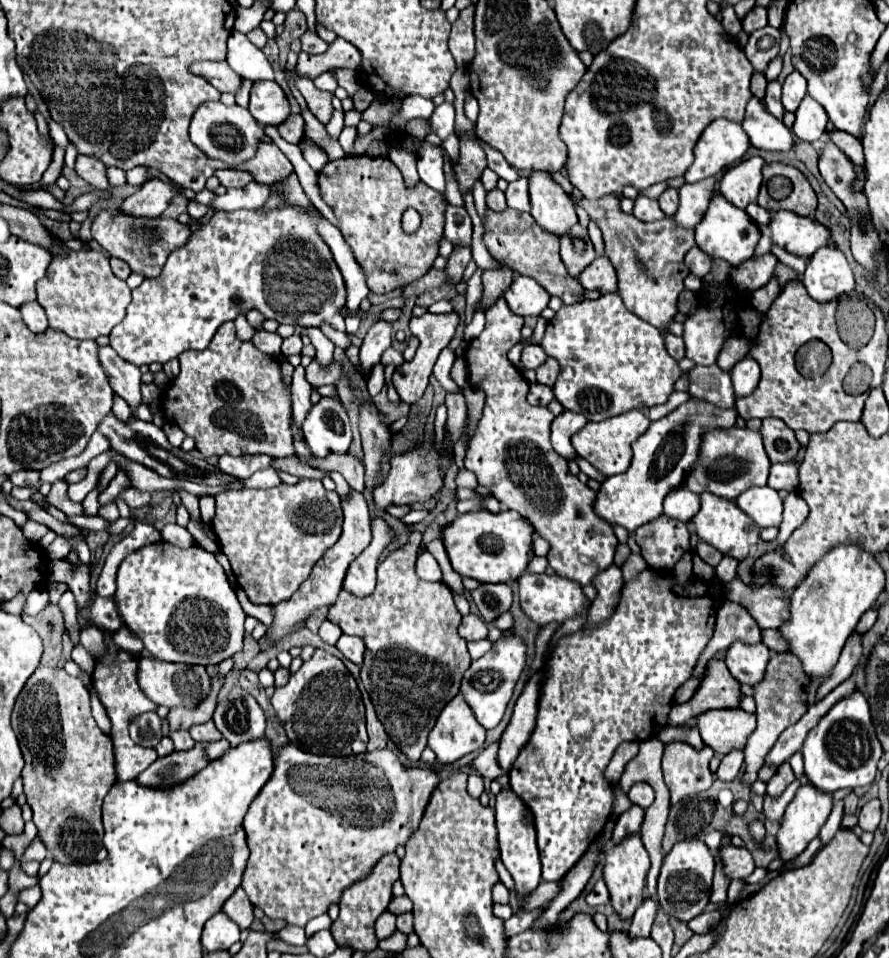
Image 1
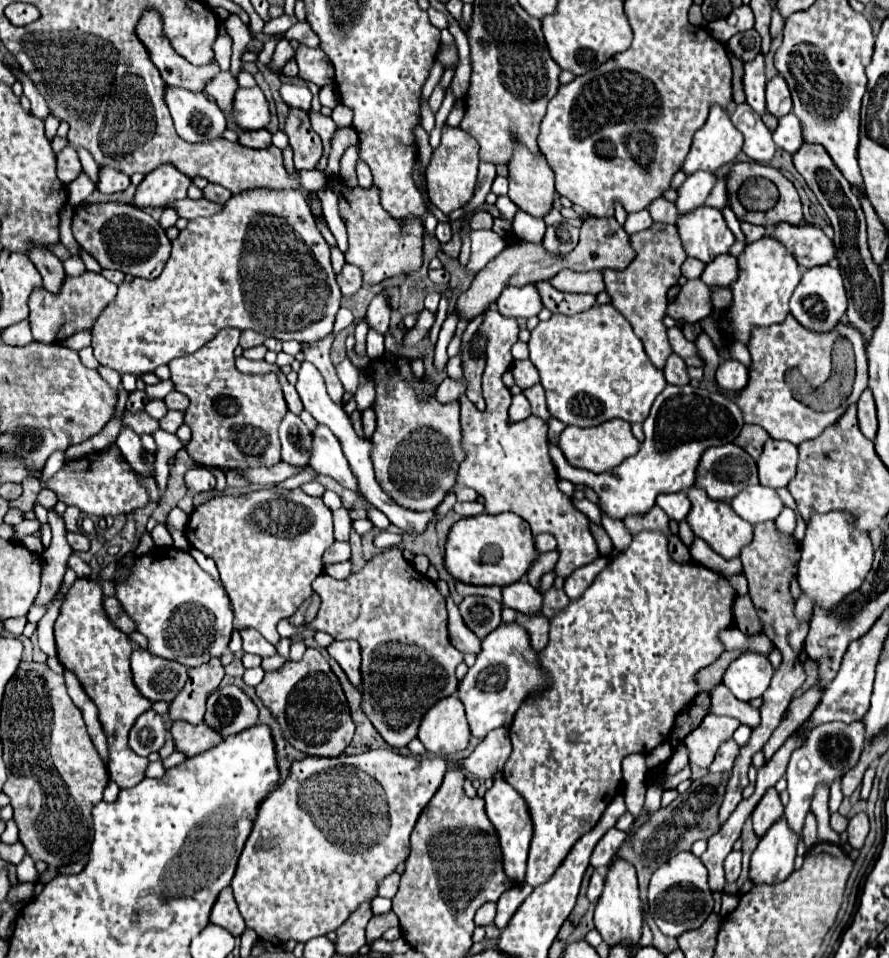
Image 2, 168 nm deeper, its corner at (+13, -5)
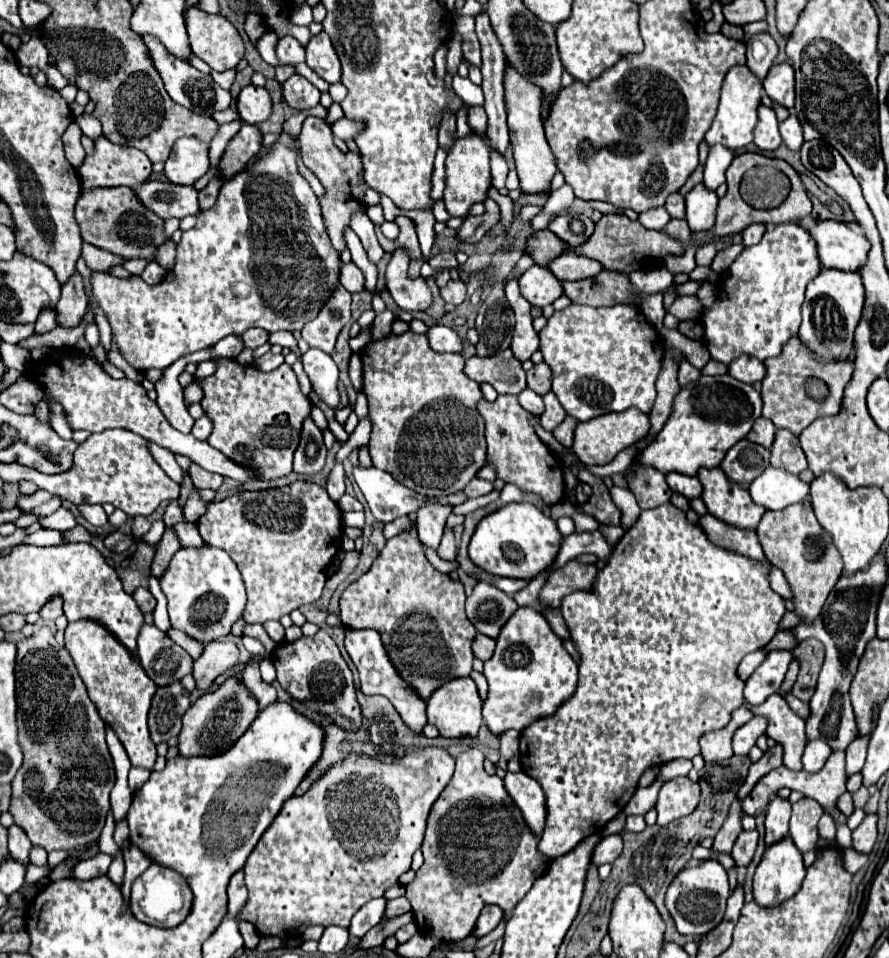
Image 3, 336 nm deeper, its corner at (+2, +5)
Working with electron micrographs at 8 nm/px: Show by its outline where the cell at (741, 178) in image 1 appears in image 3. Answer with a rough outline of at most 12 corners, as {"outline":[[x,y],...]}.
{"outline":[[748,66],[724,78],[710,146],[752,142],[762,82]]}

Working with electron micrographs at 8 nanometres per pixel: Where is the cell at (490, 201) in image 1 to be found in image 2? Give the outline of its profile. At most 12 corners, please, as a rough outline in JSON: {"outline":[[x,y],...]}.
{"outline":[[487,210],[475,212],[471,230],[491,228],[495,218]]}

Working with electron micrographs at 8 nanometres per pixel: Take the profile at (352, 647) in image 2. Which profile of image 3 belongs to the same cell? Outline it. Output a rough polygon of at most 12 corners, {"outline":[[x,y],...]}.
{"outline":[[346,630],[364,694],[382,694],[420,734],[426,702],[400,678],[376,630]]}

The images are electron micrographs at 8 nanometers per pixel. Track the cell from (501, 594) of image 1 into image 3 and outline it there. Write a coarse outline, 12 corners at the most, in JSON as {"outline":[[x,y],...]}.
{"outline":[[488,582],[466,598],[476,632],[498,638],[518,604]]}

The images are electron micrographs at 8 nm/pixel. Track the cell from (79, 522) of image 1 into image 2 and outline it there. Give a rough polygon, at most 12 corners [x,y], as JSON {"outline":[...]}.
{"outline":[[36,519],[23,520],[15,526],[15,540],[21,542],[25,534],[39,532]]}

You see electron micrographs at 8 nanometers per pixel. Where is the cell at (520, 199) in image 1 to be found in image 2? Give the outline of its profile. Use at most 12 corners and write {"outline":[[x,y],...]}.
{"outline":[[499,196],[495,206],[501,216],[511,220],[517,214],[517,206],[509,196]]}

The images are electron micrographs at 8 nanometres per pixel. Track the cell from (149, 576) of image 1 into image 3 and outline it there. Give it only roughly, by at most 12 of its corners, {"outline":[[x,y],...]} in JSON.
{"outline":[[180,548],[160,578],[172,628],[228,636],[246,592],[220,548]]}

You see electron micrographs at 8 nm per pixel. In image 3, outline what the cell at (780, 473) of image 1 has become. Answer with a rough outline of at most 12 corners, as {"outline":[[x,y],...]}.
{"outline":[[778,430],[772,466],[800,474],[808,468],[798,436]]}

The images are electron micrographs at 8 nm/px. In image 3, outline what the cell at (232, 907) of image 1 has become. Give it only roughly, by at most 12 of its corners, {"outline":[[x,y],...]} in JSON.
{"outline":[[238,870],[228,884],[228,914],[238,916],[248,892],[244,872]]}

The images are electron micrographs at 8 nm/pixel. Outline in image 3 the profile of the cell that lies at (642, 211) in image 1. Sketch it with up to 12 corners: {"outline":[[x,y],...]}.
{"outline":[[664,206],[646,210],[638,222],[652,230],[662,230],[670,222]]}

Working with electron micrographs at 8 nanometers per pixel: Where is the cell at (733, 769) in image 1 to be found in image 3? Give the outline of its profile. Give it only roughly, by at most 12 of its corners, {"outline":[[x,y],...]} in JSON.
{"outline":[[754,716],[732,738],[734,752],[746,756],[758,736],[766,734],[768,720]]}

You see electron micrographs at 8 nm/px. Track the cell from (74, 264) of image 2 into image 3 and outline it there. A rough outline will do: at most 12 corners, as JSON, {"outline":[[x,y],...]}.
{"outline":[[298,138],[226,180],[160,284],[92,272],[132,368],[302,330],[340,280]]}

